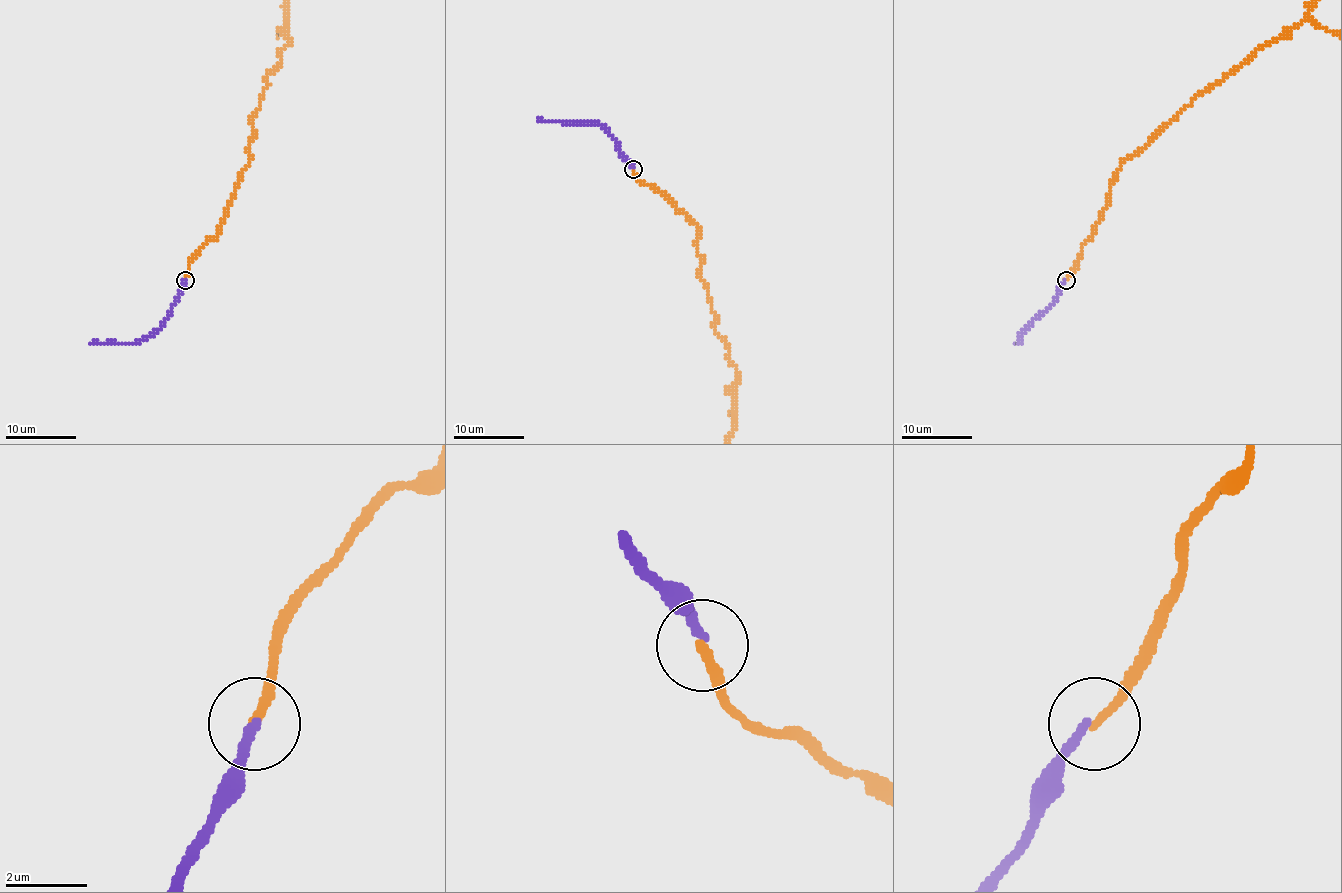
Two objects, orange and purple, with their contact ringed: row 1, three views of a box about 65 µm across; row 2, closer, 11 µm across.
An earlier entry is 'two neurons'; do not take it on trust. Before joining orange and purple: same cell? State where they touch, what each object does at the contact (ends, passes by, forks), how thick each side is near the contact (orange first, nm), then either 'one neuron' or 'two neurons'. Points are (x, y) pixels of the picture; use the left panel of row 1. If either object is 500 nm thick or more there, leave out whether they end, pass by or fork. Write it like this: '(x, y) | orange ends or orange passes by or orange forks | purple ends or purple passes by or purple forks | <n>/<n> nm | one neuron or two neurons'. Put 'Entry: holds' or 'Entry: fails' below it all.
(185, 280) | orange ends | purple ends | 220/220 nm | two neurons
Entry: holds

